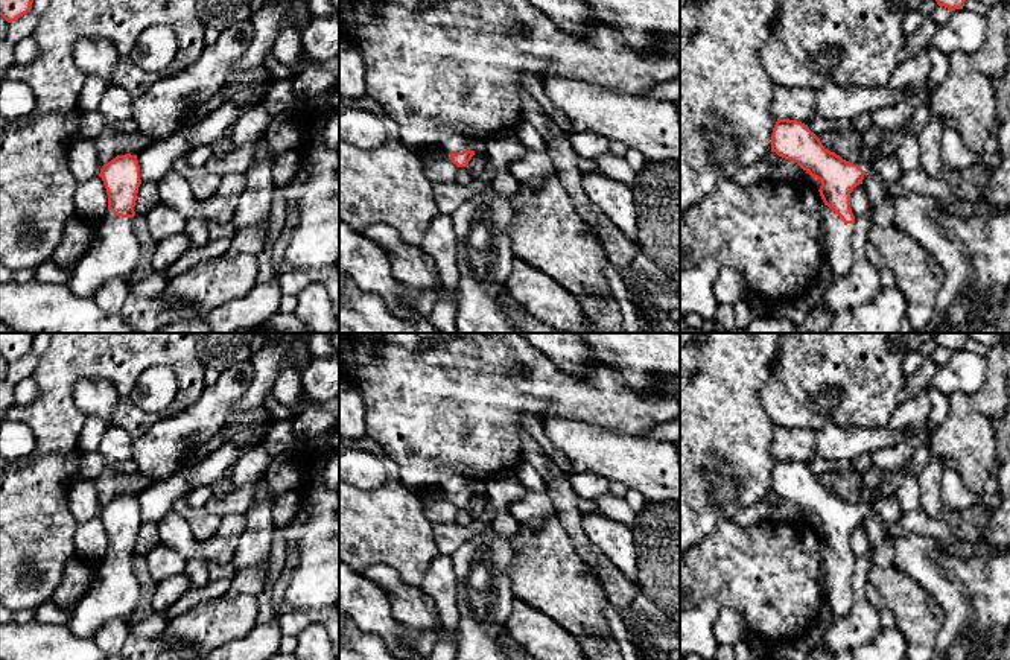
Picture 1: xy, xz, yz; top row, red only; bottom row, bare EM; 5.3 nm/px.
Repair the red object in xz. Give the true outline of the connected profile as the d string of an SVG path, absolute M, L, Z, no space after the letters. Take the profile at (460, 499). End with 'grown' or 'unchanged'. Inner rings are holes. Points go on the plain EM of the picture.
M455 476L443 485L444 496L458 508L465 508L475 496L476 484L462 476Z; grown

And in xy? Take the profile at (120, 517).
M117 496L102 506L99 517L106 529L108 551L97 564L88 593L67 622L85 639L93 639L102 624L128 619L140 607L140 585L132 570L141 525L137 496Z; grown

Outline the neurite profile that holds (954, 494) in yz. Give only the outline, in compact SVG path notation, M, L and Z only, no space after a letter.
M945 468L939 484L940 499L946 509L964 509L983 505L978 494L969 491L955 468Z

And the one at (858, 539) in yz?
M862 525L856 526L850 534L850 549L855 558L864 555L869 549L869 537Z

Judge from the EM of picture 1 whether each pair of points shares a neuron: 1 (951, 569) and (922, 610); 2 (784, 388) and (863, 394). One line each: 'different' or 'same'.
1: different
2: same

